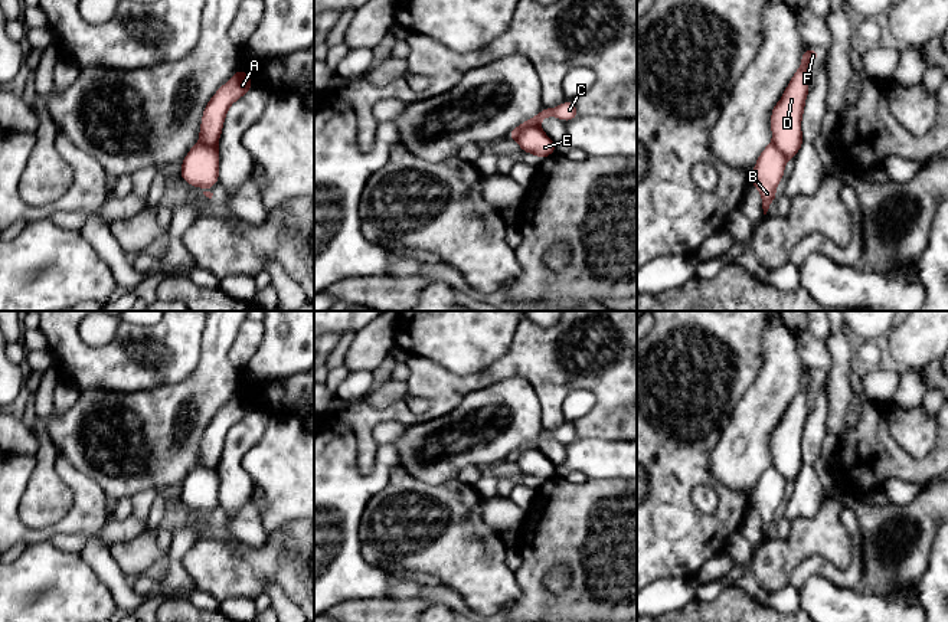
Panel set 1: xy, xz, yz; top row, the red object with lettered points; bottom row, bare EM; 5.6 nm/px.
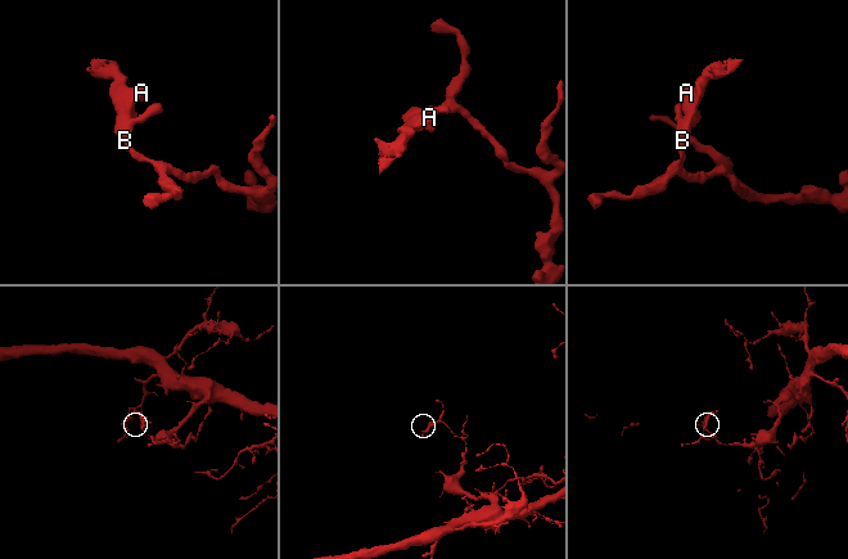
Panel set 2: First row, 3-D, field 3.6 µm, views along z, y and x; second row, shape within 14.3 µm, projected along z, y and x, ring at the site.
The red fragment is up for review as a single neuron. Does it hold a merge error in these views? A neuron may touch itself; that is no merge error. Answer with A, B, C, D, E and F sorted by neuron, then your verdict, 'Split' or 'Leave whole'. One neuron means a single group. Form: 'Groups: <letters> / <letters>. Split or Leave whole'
Groups: A D E F / B C. Split

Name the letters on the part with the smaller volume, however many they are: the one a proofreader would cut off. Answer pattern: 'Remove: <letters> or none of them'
Remove: A, D, E, F

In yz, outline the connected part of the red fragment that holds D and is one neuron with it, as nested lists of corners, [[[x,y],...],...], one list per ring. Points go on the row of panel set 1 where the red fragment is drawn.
[[[807,49],[801,55],[798,71],[791,78],[782,98],[774,105],[771,115],[772,144],[787,157],[794,158],[804,144],[801,118],[810,84],[807,66],[820,59],[820,52]]]

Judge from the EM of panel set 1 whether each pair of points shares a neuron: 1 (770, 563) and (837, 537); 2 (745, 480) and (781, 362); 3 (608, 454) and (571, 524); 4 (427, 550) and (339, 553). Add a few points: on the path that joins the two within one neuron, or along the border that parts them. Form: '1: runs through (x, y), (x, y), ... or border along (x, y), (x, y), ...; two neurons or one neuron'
1: runs through (787, 553), (808, 537), (820, 537); one neuron
2: runs through (745, 451), (751, 424), (772, 390); one neuron
3: border along (588, 478), (621, 480); two neurons
4: border along (362, 517), (359, 527), (360, 553), (388, 573); two neurons

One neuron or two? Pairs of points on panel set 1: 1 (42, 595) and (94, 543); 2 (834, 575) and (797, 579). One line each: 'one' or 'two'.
1: two
2: one

